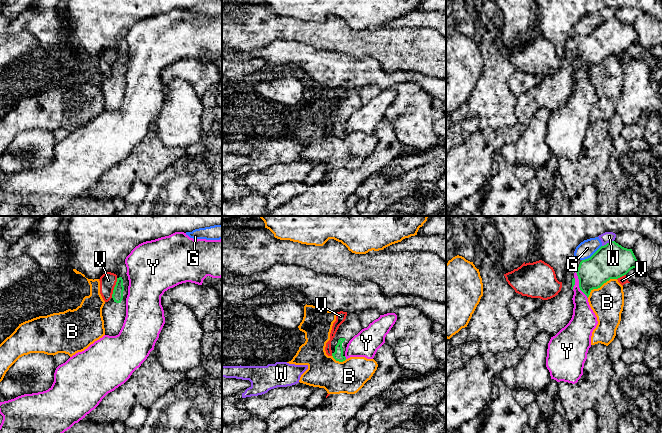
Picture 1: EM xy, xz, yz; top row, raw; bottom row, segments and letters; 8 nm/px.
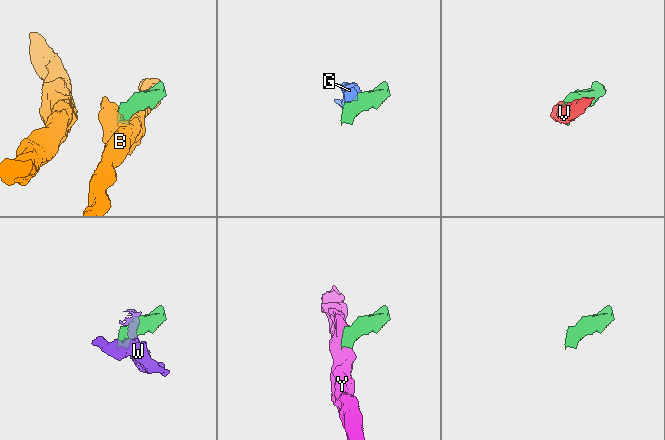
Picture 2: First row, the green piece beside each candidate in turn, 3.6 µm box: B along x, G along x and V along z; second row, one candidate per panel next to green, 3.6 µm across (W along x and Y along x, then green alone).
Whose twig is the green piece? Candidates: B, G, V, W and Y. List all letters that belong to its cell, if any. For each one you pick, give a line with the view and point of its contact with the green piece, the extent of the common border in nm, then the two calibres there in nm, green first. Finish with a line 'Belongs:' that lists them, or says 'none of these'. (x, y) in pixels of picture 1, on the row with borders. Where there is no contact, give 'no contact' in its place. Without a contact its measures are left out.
Belongs: none of these

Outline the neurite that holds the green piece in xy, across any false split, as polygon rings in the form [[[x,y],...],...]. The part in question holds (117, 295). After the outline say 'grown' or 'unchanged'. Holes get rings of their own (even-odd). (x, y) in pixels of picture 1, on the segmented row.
[[[125,262],[119,264],[117,269],[117,282],[112,298],[105,302],[102,308],[105,335],[116,336],[119,334],[126,317],[126,298],[128,295],[129,280]]] | grown

